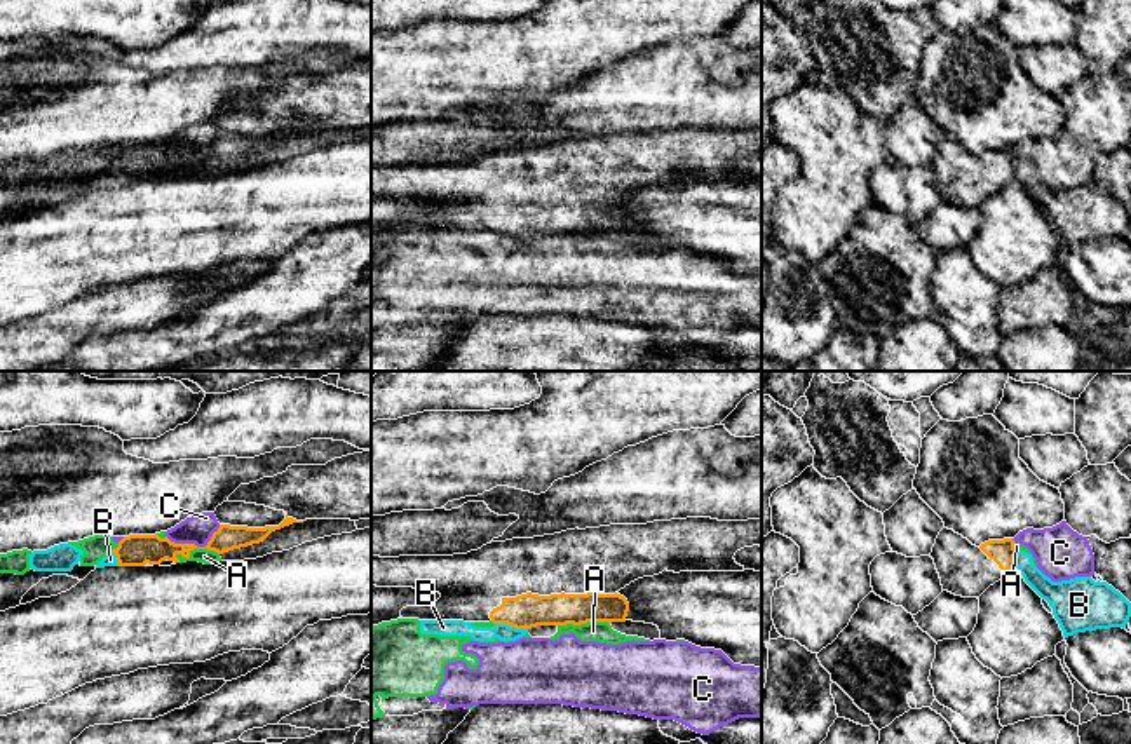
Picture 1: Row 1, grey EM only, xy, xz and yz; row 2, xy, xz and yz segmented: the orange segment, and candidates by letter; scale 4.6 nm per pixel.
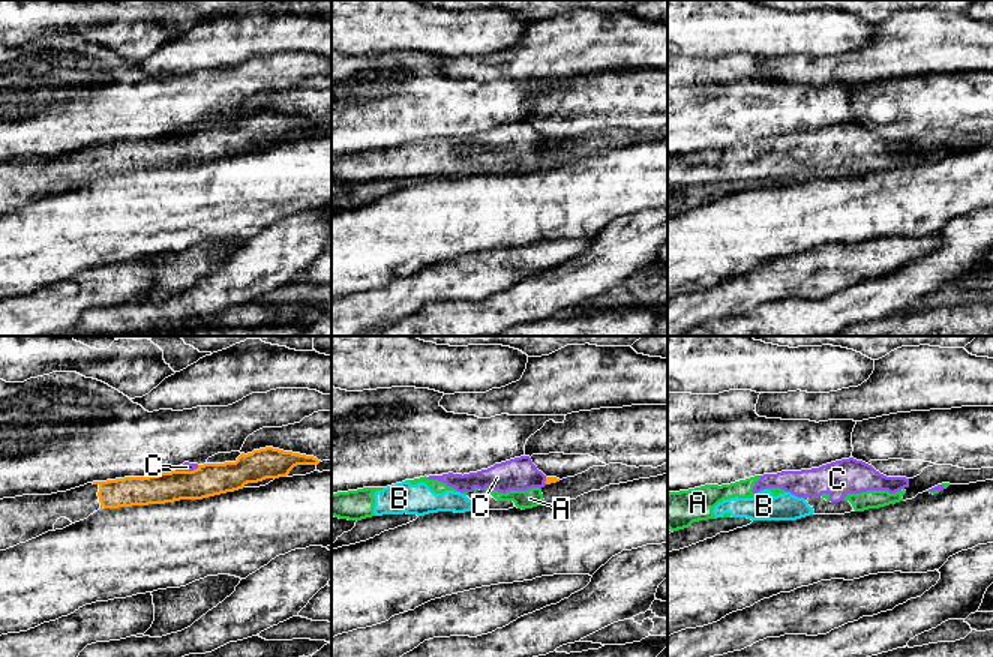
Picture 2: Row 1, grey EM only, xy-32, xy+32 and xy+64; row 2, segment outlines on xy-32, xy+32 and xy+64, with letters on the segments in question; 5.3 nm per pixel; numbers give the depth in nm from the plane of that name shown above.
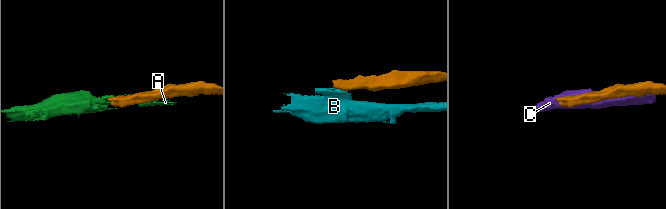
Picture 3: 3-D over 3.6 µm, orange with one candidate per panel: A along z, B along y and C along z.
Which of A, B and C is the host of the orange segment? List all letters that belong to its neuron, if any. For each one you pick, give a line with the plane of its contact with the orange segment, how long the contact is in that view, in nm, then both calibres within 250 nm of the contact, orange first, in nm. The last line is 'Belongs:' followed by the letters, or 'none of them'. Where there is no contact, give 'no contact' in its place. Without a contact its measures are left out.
Belongs: none of them

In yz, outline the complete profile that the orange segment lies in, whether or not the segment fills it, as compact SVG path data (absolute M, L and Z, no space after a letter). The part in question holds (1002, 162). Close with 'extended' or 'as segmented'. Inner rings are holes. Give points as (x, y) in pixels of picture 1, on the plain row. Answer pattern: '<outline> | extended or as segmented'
M943 138L931 167L943 200L962 207L979 207L990 195L1014 178L1014 150L988 150L979 157L953 139Z | extended

